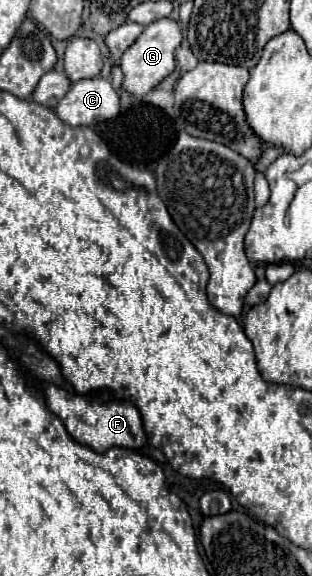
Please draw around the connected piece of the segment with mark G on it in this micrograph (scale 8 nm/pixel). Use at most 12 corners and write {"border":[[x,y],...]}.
{"border":[[177,20],[151,22],[121,56],[123,88],[145,96],[175,70]]}

